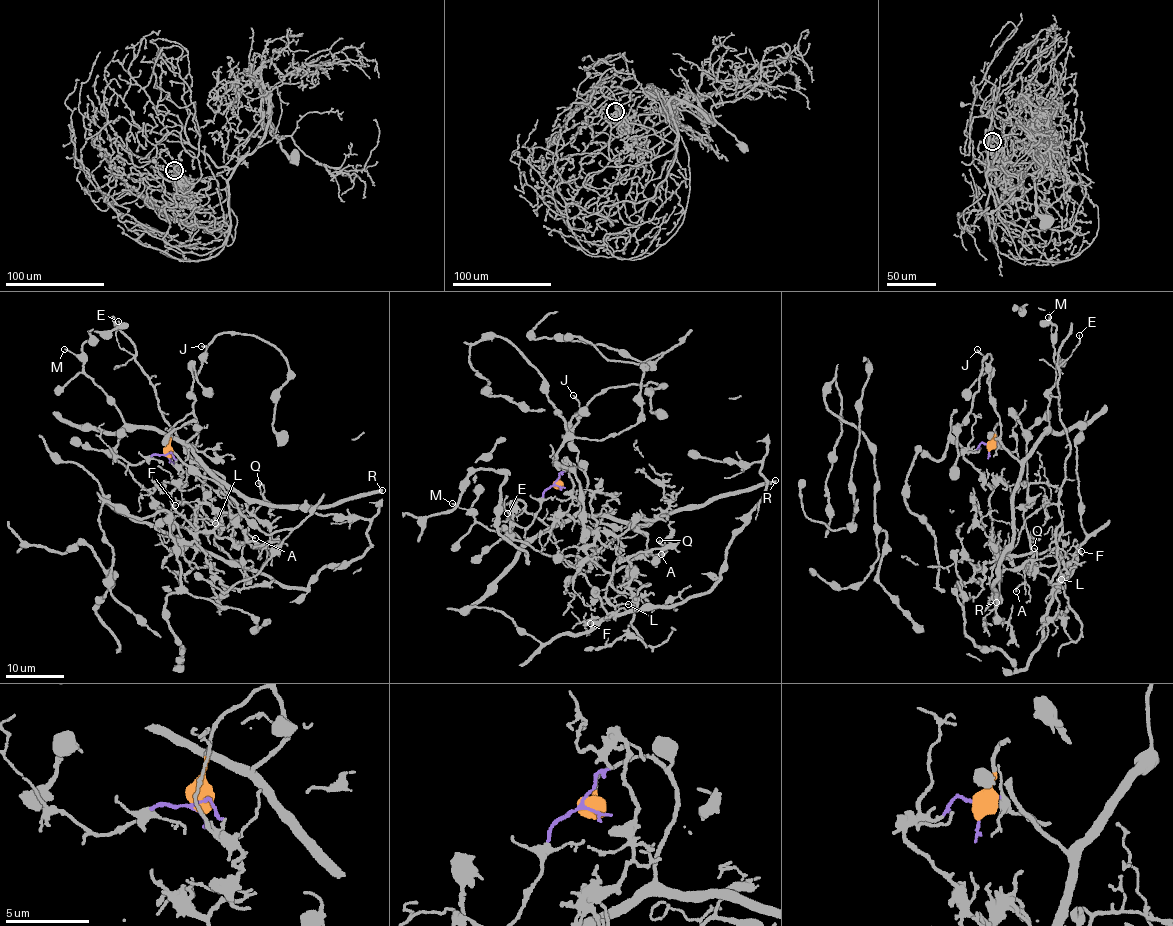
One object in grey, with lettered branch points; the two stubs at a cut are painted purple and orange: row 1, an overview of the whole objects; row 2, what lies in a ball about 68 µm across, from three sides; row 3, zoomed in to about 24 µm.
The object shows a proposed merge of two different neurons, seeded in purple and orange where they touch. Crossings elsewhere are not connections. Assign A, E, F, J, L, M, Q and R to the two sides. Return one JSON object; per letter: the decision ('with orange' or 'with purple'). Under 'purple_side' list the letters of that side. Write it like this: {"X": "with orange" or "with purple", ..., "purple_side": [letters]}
{"A": "with purple", "E": "with purple", "F": "with purple", "J": "with orange", "L": "with purple", "M": "with orange", "Q": "with purple", "R": "with orange", "purple_side": ["A", "E", "F", "L", "Q"]}

